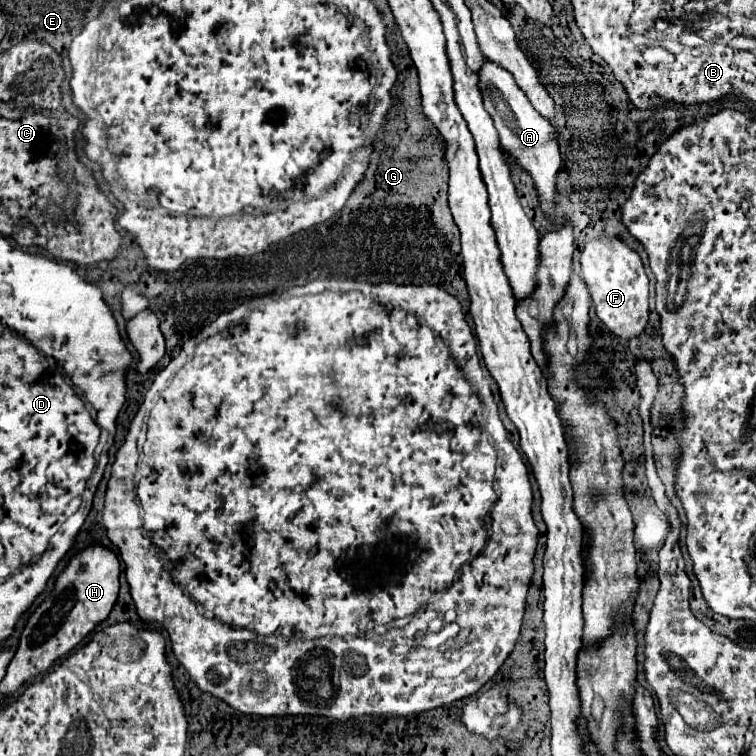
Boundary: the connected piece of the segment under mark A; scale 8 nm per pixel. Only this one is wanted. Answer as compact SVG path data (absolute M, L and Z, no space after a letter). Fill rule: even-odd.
M485 59L481 77L479 77L479 87L483 93L483 103L489 115L495 121L495 127L501 137L501 147L509 153L515 155L519 165L531 175L535 181L535 189L539 193L539 207L543 215L555 225L555 197L557 197L557 173L561 169L561 153L559 153L559 143L555 139L551 123L541 117L529 103L527 95L517 87L513 81L511 73L501 69L499 65L491 63Z

